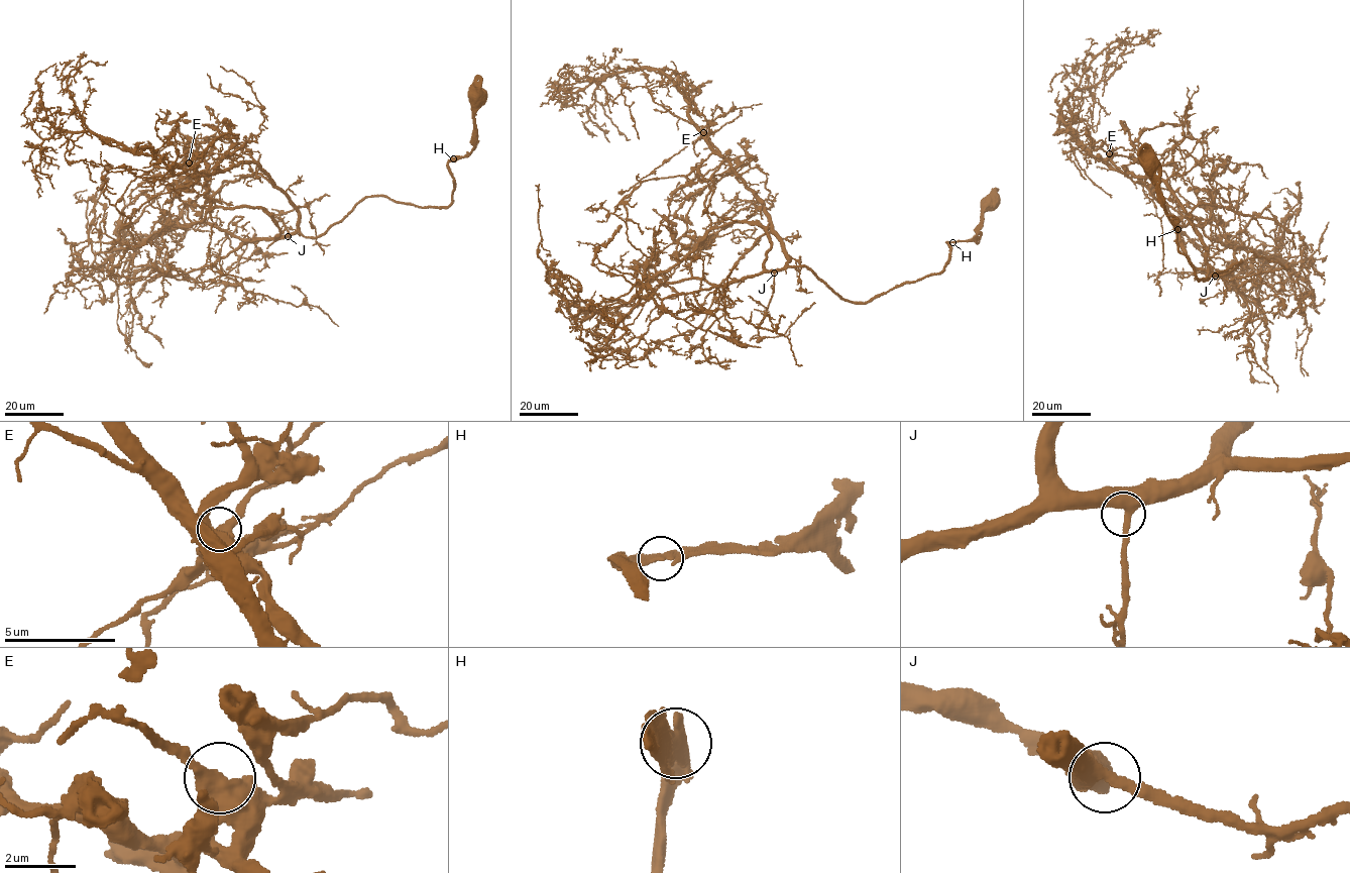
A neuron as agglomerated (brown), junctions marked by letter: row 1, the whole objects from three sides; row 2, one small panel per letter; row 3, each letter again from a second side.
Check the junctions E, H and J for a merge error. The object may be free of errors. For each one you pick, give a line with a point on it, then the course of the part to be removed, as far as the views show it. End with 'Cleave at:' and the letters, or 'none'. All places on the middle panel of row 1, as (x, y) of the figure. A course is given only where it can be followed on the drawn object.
Cleave at: none

